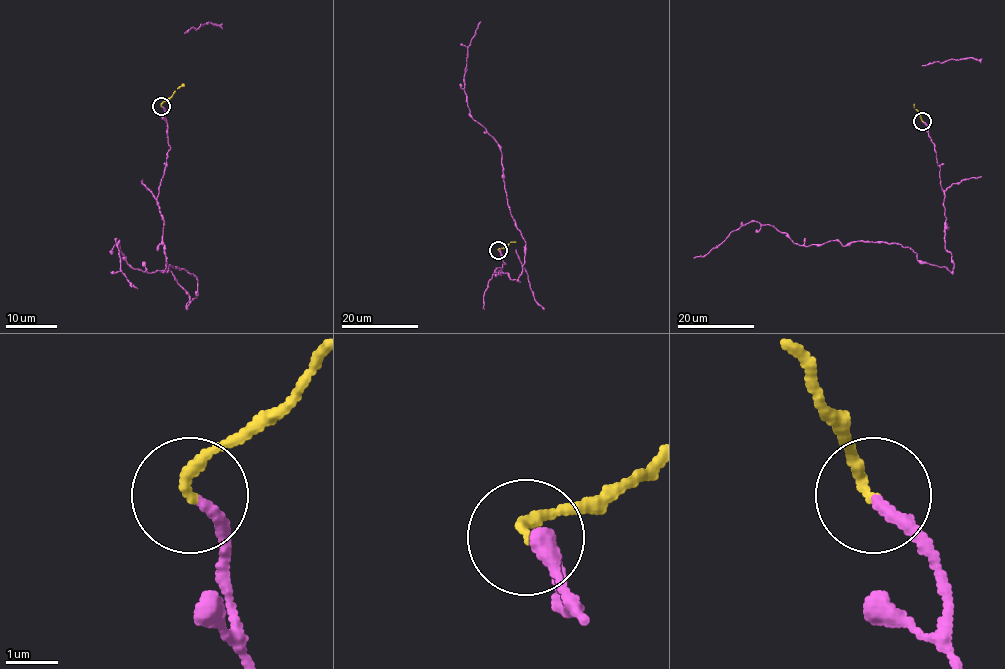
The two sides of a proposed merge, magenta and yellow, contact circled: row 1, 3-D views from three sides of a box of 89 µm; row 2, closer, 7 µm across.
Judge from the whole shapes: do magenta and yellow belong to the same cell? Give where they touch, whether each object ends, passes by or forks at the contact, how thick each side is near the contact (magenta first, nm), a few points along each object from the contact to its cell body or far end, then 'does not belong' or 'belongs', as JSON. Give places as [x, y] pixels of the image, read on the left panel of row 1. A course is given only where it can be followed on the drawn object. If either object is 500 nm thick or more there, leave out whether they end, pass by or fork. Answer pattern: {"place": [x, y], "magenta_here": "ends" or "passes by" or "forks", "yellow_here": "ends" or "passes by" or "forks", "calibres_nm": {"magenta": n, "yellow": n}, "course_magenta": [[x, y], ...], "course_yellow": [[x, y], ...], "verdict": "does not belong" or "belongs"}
{"place": [161, 106], "magenta_here": "ends", "yellow_here": "ends", "calibres_nm": {"magenta": 240, "yellow": 240}, "course_magenta": [[161, 106], [166, 266], [187, 306], [196, 297], [197, 278], [131, 266], [115, 239], [137, 288]], "course_yellow": [[161, 106], [184, 85]], "verdict": "belongs"}

